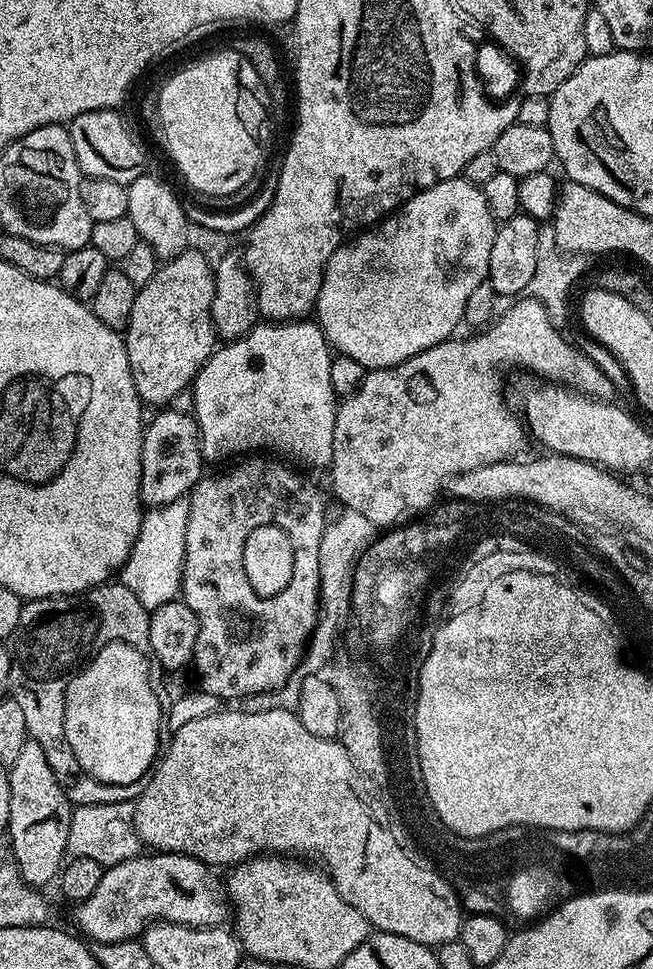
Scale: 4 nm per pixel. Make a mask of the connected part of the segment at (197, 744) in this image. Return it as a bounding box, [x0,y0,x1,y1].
[135,706,462,946]

